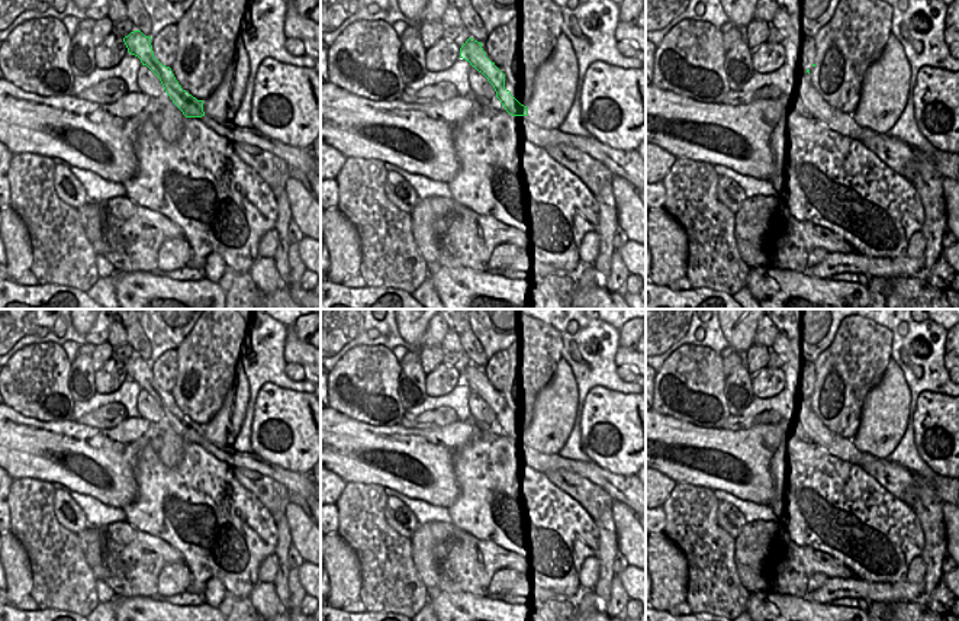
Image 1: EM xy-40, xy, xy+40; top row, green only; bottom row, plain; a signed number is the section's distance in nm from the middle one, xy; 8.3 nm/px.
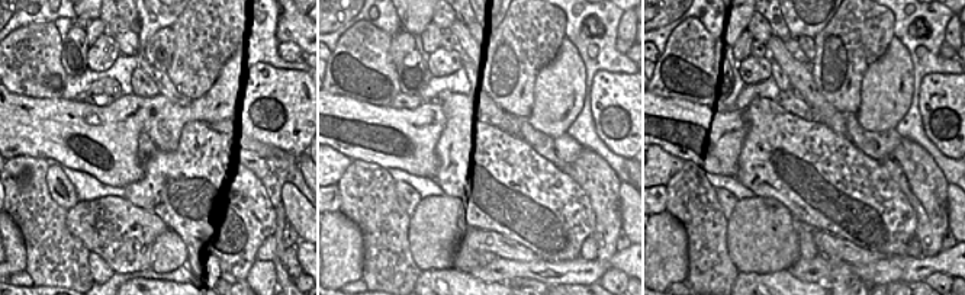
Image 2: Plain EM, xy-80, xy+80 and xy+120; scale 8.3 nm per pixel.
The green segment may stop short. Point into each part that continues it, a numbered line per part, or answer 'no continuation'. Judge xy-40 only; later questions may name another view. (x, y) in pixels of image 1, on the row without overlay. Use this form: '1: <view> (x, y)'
1: xy-40 (302, 483)

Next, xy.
1: xy (628, 489)

